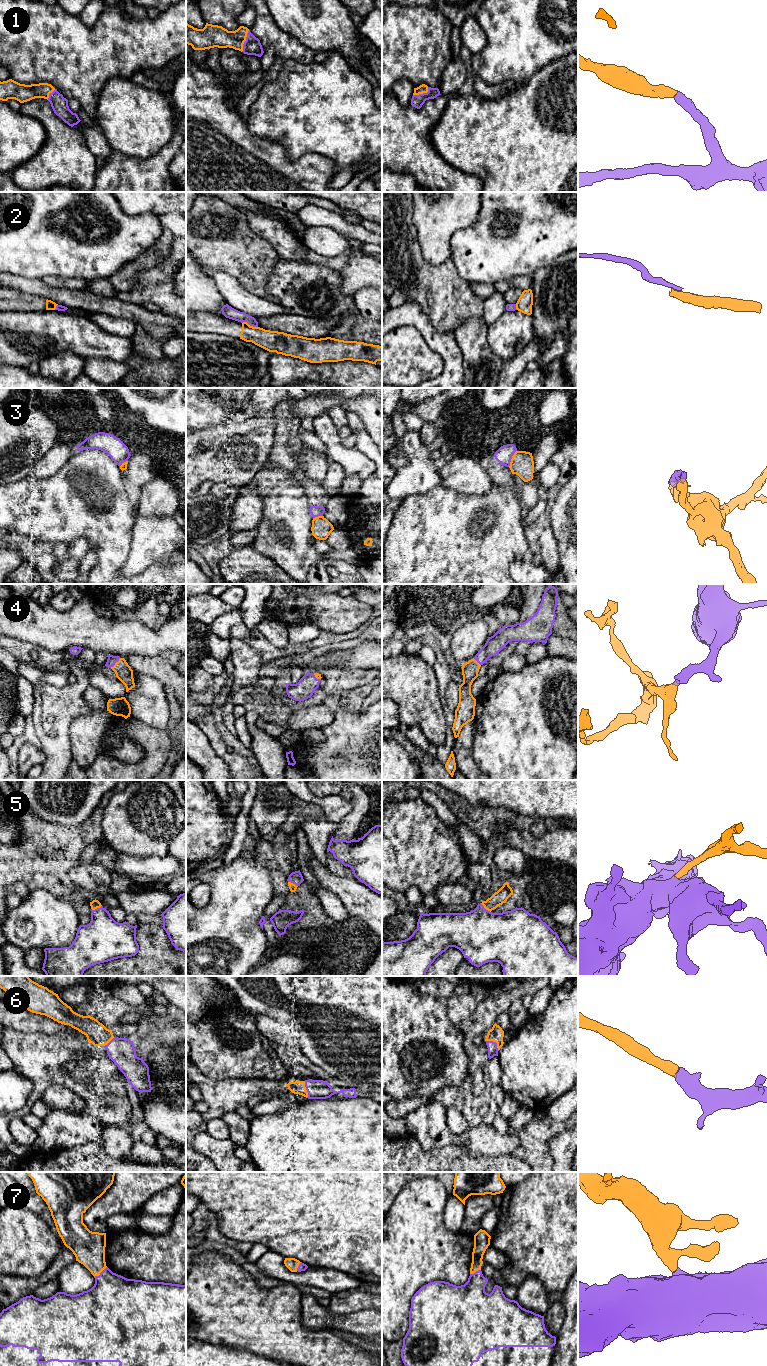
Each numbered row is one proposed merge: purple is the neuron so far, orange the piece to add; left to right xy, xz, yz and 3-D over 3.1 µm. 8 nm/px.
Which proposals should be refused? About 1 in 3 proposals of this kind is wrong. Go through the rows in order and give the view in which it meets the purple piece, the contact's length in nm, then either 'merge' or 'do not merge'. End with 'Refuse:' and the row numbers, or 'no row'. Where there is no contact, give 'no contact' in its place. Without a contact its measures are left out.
1: xz | 190 nm | merge
2: xz | 130 nm | do not merge
3: yz | 150 nm | do not merge
4: xy | 120 nm | merge
5: yz | 120 nm | merge
6: yz | 130 nm | merge
7: xy | 140 nm | merge
Refuse: 2, 3

